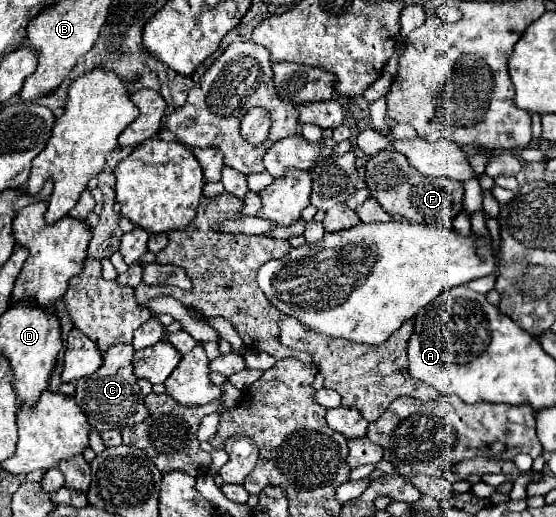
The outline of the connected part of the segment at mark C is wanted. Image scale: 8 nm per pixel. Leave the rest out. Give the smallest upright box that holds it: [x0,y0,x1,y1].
[76,344,150,432]

